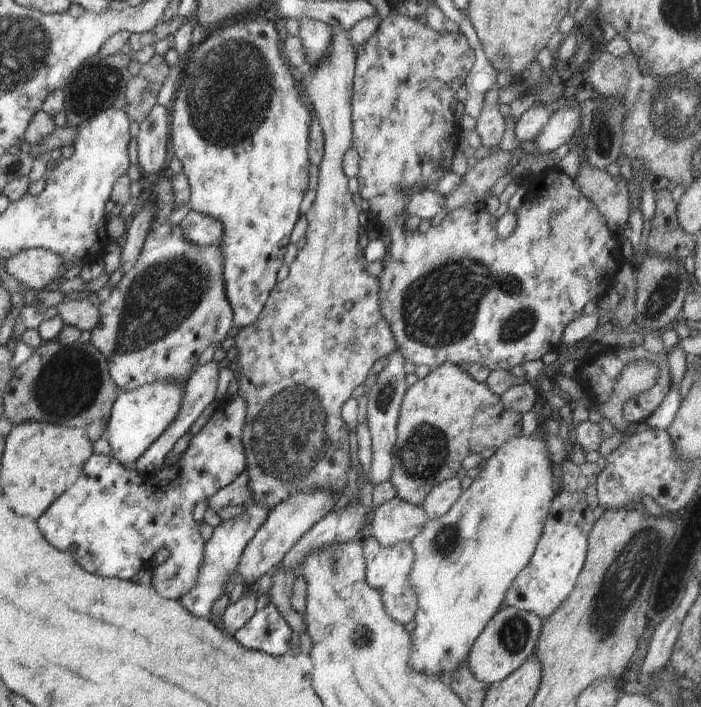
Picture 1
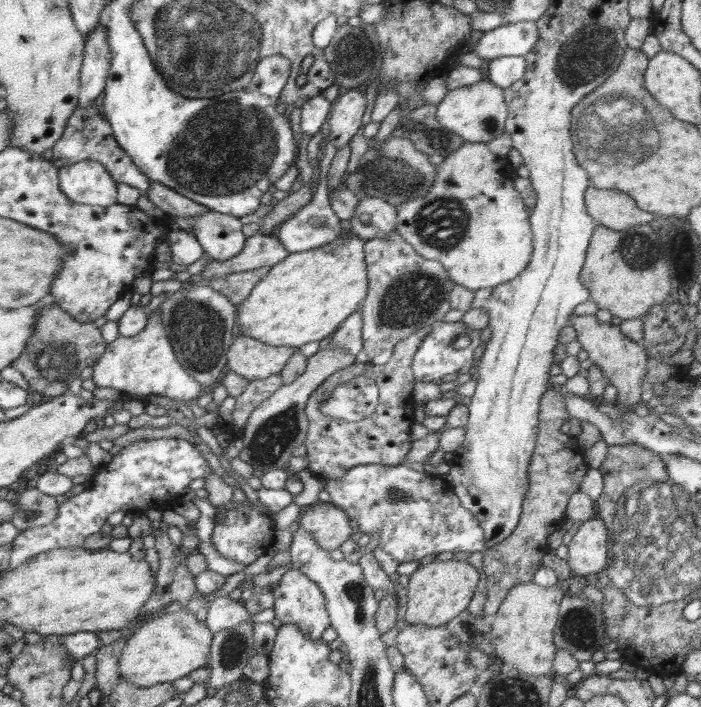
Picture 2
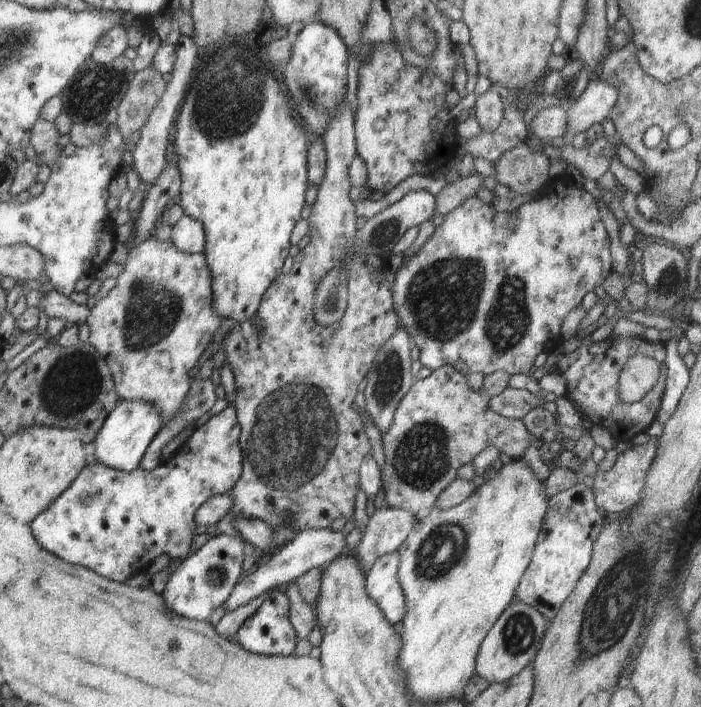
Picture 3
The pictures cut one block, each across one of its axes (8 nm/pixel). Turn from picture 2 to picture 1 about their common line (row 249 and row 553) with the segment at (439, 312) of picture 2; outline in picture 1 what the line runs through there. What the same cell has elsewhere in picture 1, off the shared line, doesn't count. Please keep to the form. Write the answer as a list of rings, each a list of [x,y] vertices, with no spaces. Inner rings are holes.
[[[366,533],[363,537],[363,552],[366,561],[366,580],[368,584],[380,592],[384,610],[394,622],[401,625],[414,620],[418,604],[416,604],[416,590],[412,588],[408,576],[414,564],[414,552],[409,542],[398,542],[394,546],[382,546],[374,536]]]

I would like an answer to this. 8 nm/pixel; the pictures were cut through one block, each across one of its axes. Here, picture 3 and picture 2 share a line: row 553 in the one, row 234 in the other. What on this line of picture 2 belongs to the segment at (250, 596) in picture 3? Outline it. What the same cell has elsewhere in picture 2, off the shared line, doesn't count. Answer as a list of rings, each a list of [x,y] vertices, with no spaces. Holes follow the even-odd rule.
[[[327,142],[325,148],[325,154],[321,161],[319,161],[321,173],[318,179],[318,186],[315,190],[314,196],[310,202],[306,204],[301,210],[298,210],[292,217],[288,218],[286,222],[282,222],[276,230],[274,235],[282,241],[282,245],[286,246],[288,252],[302,252],[312,250],[312,248],[320,248],[328,242],[332,242],[345,234],[342,227],[340,227],[340,219],[336,217],[336,214],[332,211],[329,201],[329,190],[327,185],[327,173],[328,168],[337,152],[337,148],[332,142]]]

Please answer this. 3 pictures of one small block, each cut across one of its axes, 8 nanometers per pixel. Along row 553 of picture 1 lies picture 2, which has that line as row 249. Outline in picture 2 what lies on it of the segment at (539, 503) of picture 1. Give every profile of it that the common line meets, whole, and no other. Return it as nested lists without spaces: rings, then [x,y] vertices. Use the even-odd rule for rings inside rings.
[[[504,132],[498,138],[490,140],[490,142],[463,142],[454,152],[447,152],[444,155],[444,160],[440,164],[436,164],[436,180],[430,186],[430,192],[424,197],[413,199],[412,201],[403,203],[397,207],[398,218],[396,218],[396,232],[408,243],[413,246],[416,254],[420,254],[426,260],[435,260],[442,264],[442,268],[446,270],[451,280],[459,285],[462,285],[470,290],[477,291],[480,289],[494,288],[501,285],[502,282],[514,280],[518,274],[522,274],[522,270],[528,266],[530,256],[534,252],[533,234],[531,222],[529,221],[530,208],[526,207],[521,200],[520,193],[514,188],[513,170],[514,168],[508,161],[508,152],[512,150],[513,144],[509,134]]]

